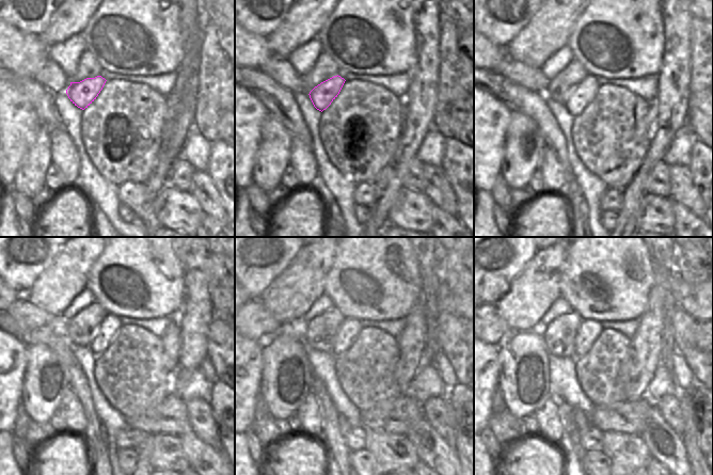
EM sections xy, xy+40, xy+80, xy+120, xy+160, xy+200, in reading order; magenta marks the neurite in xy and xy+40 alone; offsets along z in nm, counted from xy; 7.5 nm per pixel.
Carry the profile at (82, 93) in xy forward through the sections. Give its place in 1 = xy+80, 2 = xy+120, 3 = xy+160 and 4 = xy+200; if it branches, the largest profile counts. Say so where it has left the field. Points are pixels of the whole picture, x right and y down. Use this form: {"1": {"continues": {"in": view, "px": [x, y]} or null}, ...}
{"1": {"continues": {"in": "xy+80", "px": [585, 92]}}, "2": {"continues": {"in": "xy+120", "px": [110, 326]}}, "3": {"continues": {"in": "xy+160", "px": [350, 328]}}, "4": {"continues": {"in": "xy+200", "px": [588, 331]}}}

